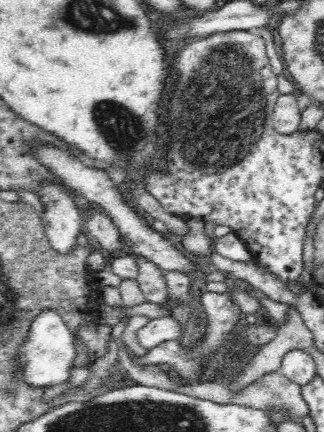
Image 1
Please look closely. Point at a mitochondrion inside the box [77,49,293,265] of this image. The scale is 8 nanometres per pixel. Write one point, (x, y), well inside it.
(127, 134)

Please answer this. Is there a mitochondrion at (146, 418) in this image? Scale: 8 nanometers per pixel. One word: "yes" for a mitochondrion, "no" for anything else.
yes

